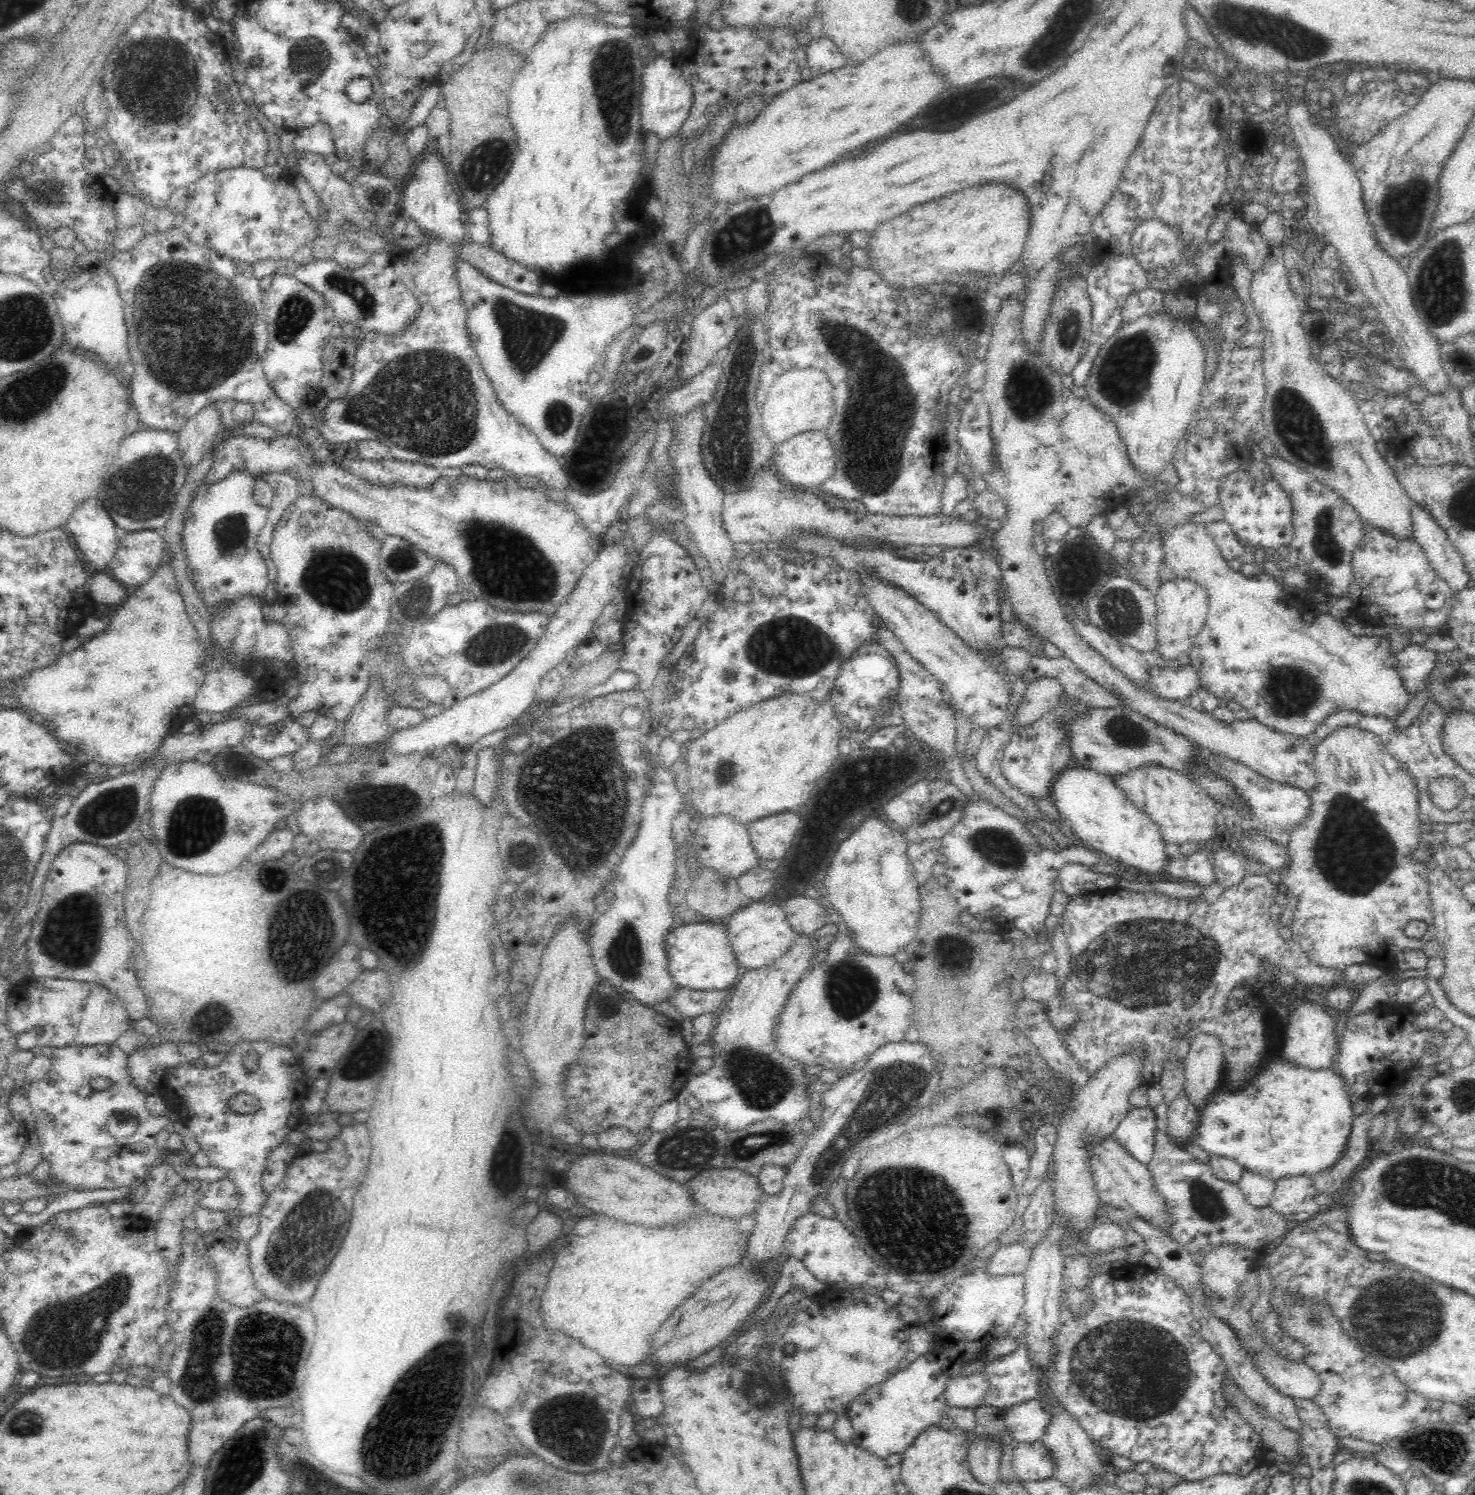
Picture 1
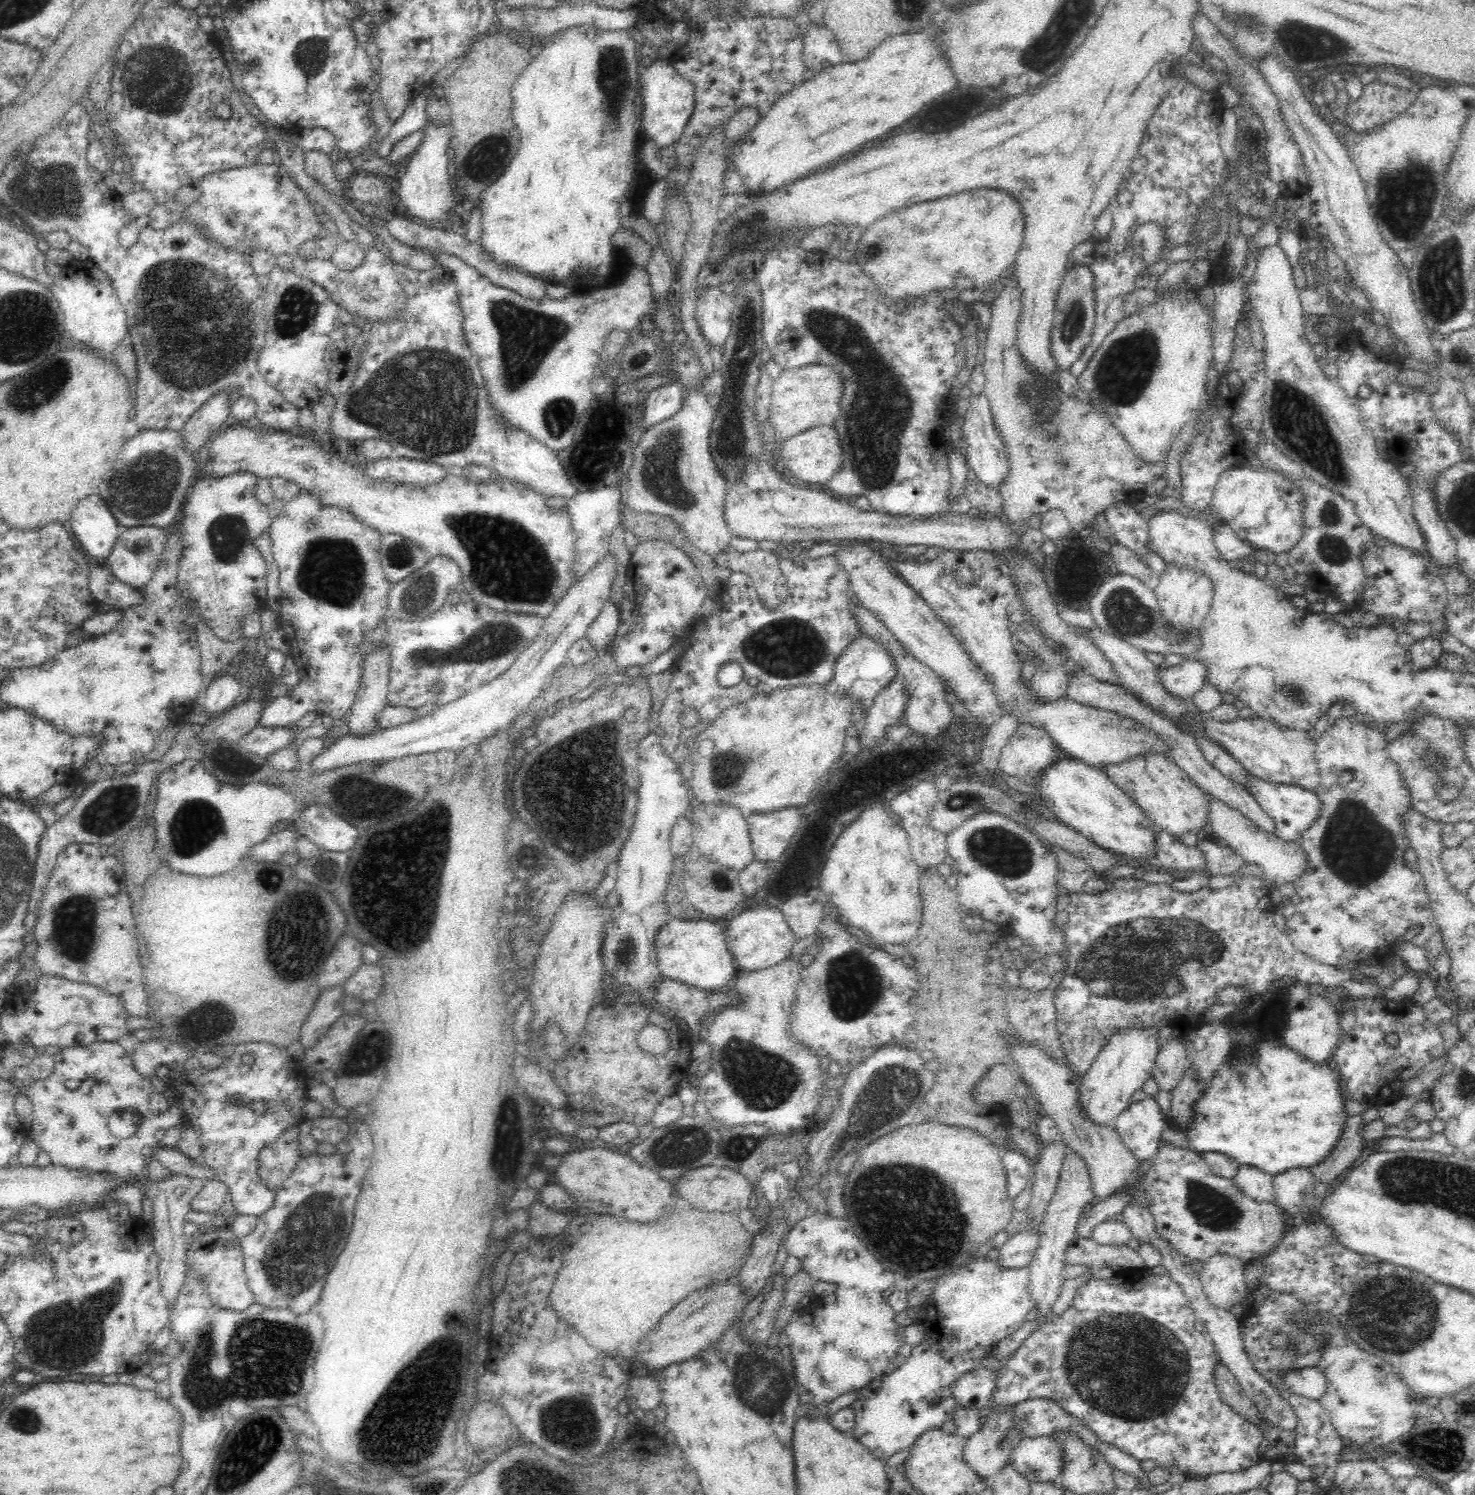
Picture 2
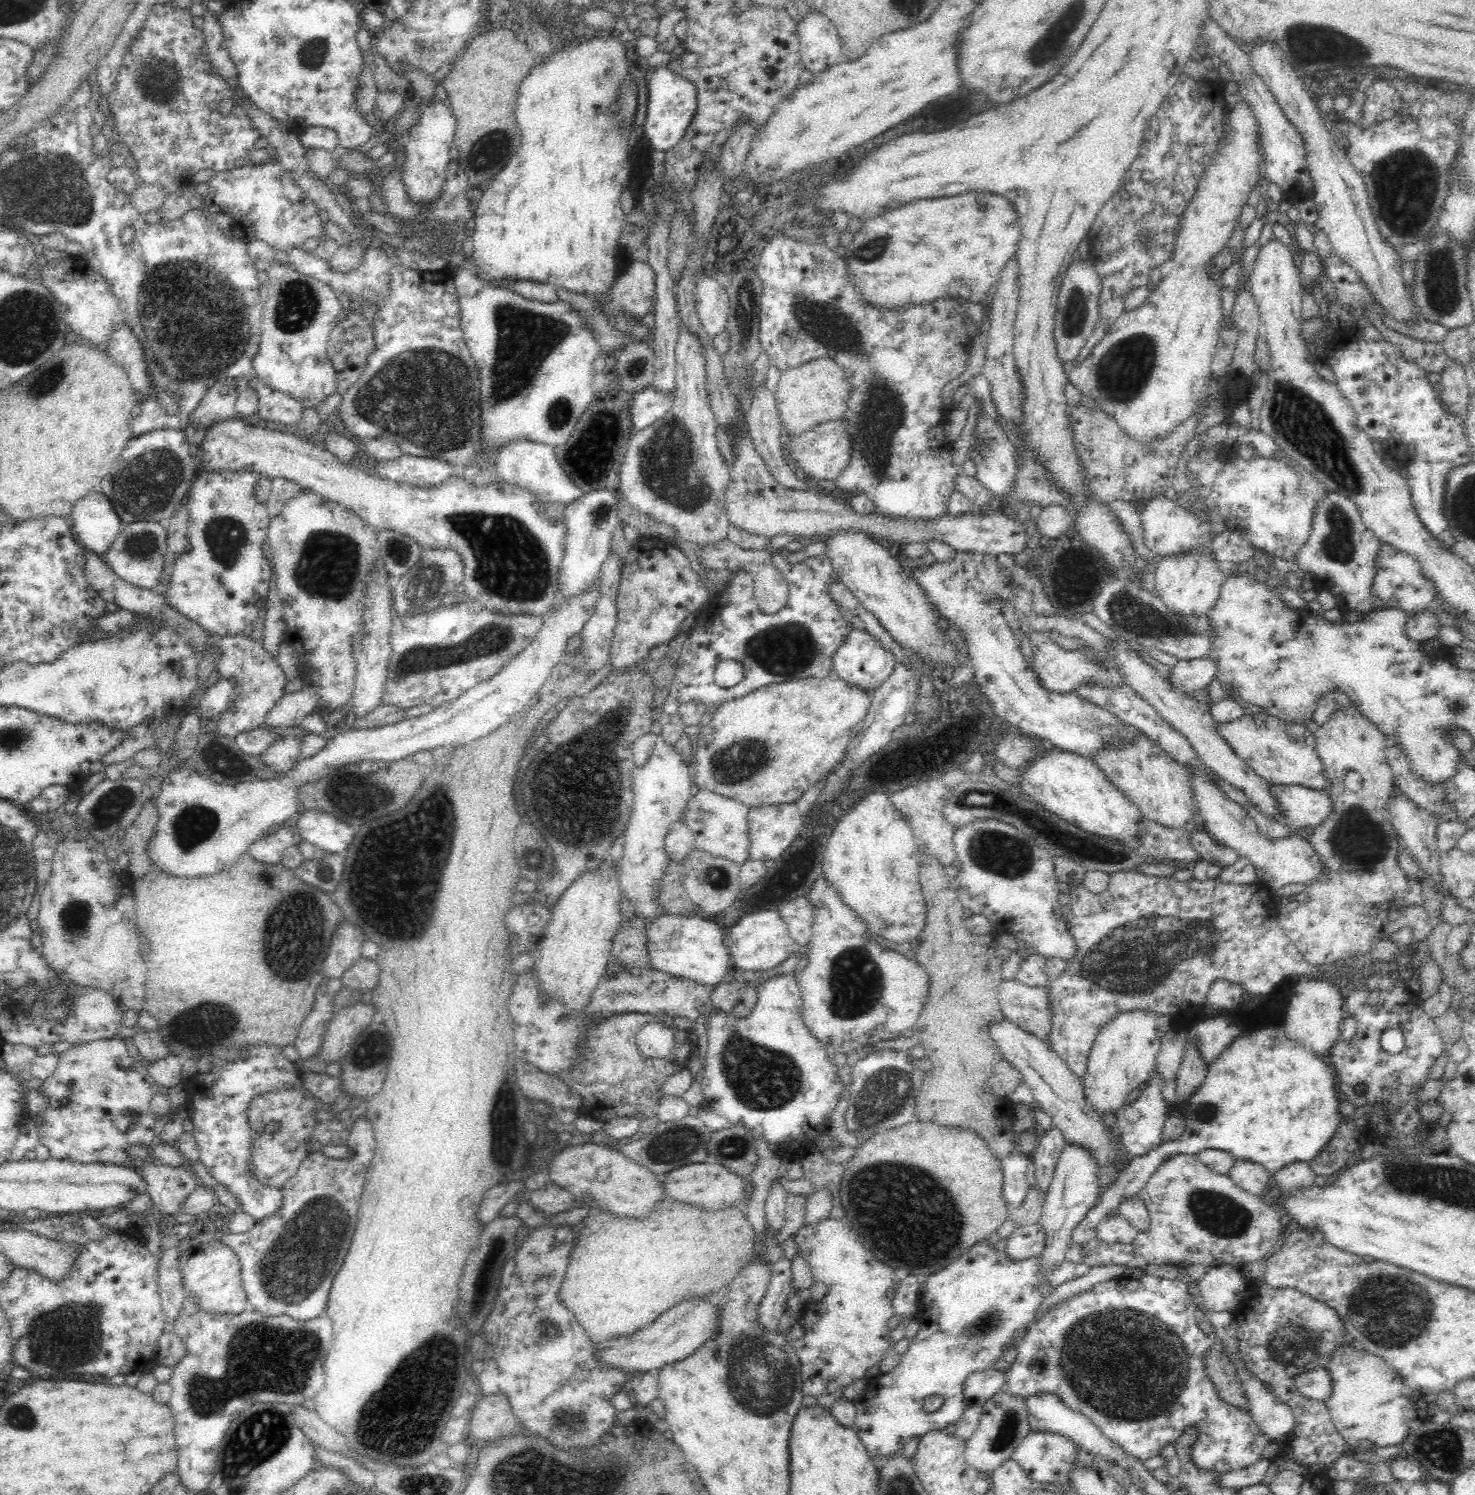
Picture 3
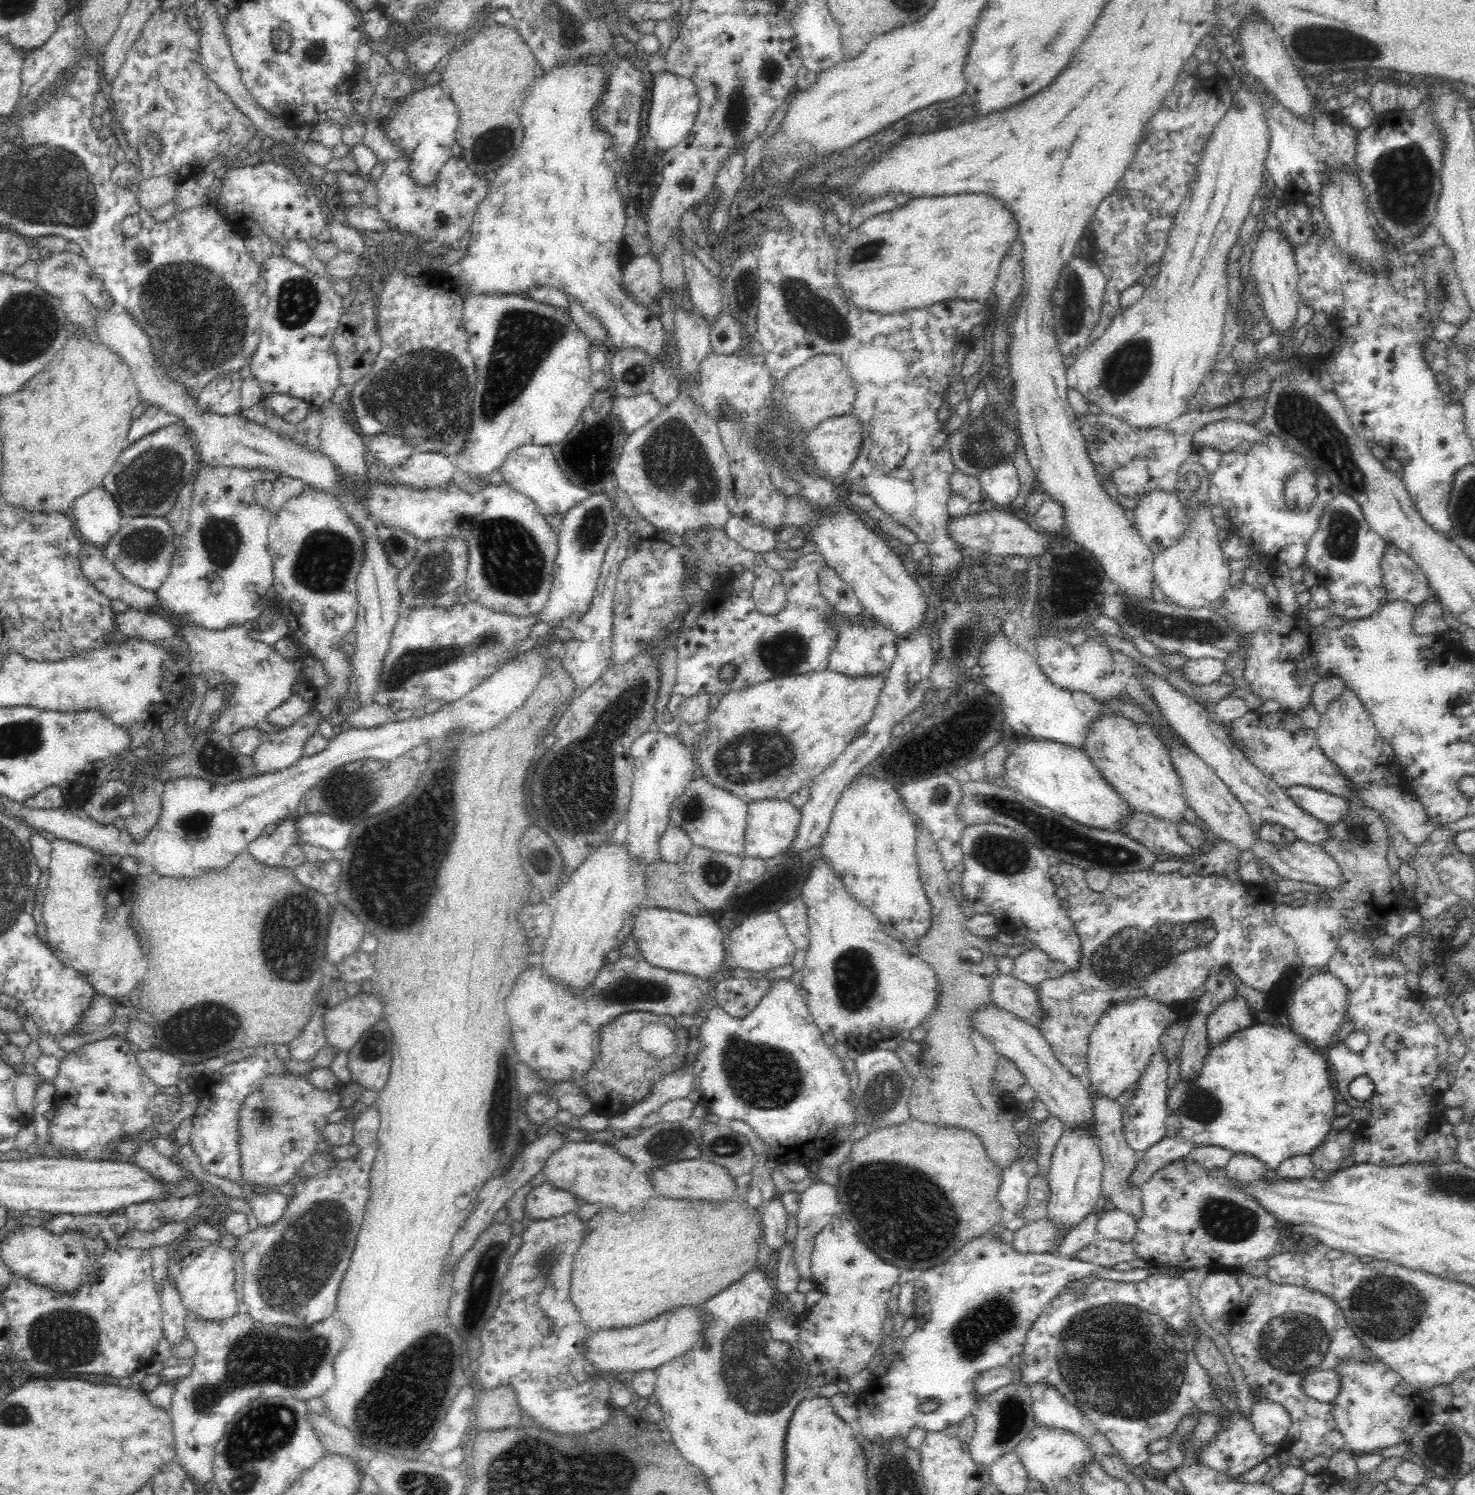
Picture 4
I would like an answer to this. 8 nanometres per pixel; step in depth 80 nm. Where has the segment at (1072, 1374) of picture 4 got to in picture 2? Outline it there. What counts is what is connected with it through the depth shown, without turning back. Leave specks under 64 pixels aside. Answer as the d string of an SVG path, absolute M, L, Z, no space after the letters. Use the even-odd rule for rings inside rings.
M1142 1267L1120 1268L1109 1278L1092 1278L1076 1288L1068 1310L1054 1315L1043 1327L1033 1331L1014 1354L992 1370L996 1388L992 1390L990 1405L1008 1408L1027 1400L1052 1400L1073 1418L1082 1421L1104 1444L1114 1446L1136 1460L1154 1461L1162 1467L1176 1466L1178 1471L1191 1478L1244 1472L1264 1459L1267 1441L1258 1427L1222 1402L1215 1374L1204 1372L1204 1368L1208 1370L1208 1360L1204 1366L1204 1358L1214 1354L1214 1343L1208 1335L1194 1329L1195 1320L1182 1288L1168 1275L1153 1274L1151 1269ZM1082 1382L1090 1390L1096 1388L1092 1396L1086 1394L1086 1390L1080 1390ZM1100 1388L1112 1390L1112 1394L1098 1394Z

